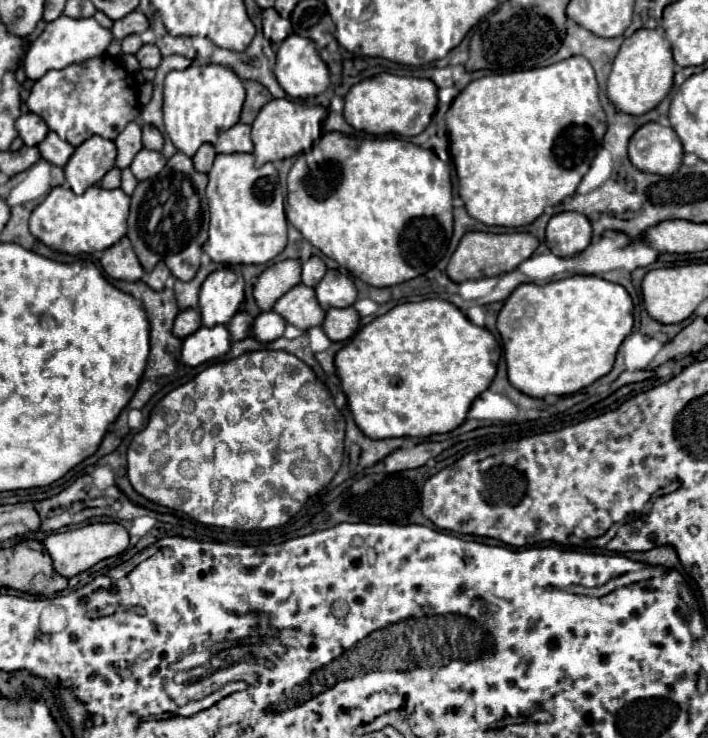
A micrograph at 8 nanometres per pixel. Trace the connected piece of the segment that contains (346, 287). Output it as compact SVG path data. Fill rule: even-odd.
M328 270L326 276L318 282L316 298L324 310L328 308L346 308L356 302L356 286L350 276L340 274L338 270Z

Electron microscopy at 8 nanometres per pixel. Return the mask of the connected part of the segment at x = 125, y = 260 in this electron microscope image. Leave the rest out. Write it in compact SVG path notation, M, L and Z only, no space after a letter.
M126 236L120 242L116 242L114 246L110 246L108 250L104 250L100 264L108 276L118 278L118 280L136 282L144 274L140 262L136 260L136 254L132 252L132 244Z

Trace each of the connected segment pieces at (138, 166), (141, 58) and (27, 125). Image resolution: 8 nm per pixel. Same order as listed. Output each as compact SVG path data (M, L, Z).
M142 148L136 158L132 160L130 168L134 172L134 176L138 180L148 180L152 176L156 176L166 164L166 158L162 152L156 152L156 150L148 150L148 148Z
M144 44L138 52L136 58L140 62L142 68L158 68L158 64L162 62L162 54L154 44Z
M32 112L22 114L16 120L16 130L26 146L38 146L40 140L44 140L44 136L48 134L48 126L44 124L44 120Z

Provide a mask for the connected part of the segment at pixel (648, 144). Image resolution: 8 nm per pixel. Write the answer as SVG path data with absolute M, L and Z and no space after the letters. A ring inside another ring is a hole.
M648 122L630 138L628 156L638 170L668 176L680 168L684 150L680 138L670 126Z

